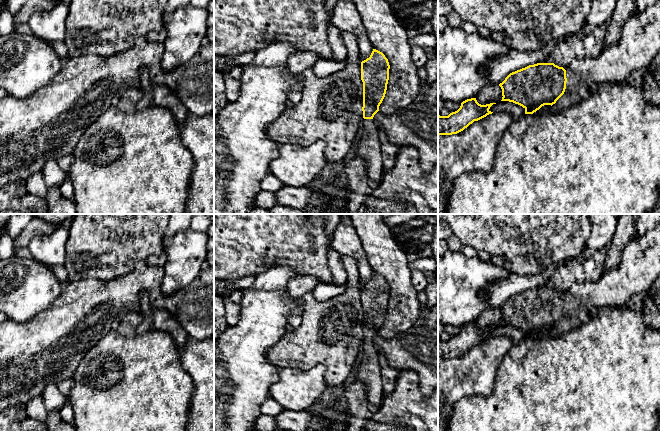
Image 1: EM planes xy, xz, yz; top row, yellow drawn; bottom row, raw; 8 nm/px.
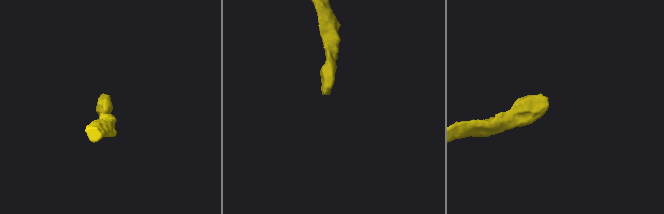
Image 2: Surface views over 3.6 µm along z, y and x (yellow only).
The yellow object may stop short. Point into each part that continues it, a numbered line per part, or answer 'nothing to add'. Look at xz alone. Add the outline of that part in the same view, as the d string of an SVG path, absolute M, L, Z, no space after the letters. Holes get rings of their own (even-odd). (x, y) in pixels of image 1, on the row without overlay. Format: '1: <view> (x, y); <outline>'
1: xz (369, 371); M364 343L357 362L357 381L365 387L366 400L376 409L383 399L383 380L379 364L379 353L373 343Z

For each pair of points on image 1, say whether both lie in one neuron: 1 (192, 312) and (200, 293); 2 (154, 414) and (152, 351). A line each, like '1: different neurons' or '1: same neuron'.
1: same neuron
2: same neuron

